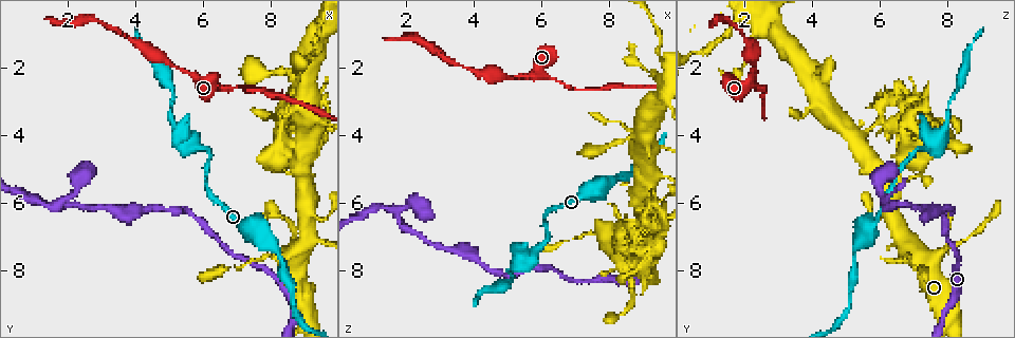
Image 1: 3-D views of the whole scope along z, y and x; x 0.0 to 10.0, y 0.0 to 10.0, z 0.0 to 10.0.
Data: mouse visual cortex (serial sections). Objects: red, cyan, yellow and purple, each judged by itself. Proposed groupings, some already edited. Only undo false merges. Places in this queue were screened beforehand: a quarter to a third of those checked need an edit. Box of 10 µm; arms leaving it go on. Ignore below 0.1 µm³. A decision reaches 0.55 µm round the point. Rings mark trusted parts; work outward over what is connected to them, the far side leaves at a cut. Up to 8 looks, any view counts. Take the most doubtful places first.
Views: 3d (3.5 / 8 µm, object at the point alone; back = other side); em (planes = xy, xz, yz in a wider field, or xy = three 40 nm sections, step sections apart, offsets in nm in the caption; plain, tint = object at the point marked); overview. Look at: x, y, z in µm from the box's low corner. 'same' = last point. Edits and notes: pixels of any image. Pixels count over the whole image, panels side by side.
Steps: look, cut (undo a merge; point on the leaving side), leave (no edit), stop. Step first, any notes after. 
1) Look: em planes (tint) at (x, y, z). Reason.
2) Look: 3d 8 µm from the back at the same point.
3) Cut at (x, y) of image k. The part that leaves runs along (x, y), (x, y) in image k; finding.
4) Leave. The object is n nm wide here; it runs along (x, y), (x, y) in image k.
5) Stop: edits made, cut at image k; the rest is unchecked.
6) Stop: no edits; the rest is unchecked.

Look: 3d 3.5 µm at (5.20, 2.10, 2.25). Narrows sharply.

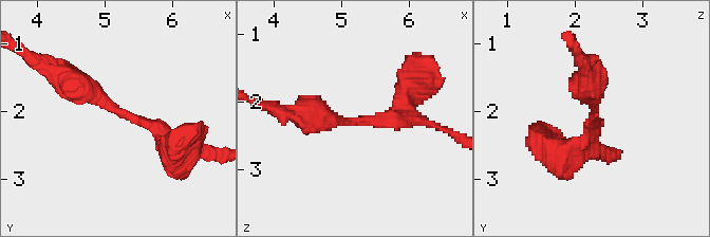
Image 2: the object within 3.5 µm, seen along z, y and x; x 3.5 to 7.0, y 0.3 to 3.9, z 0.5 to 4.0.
Look: em xy step 1 (tint) at (5.20, 2.05, 2.30). The arms are 200, 400 nm wide; shape alone is not enough.

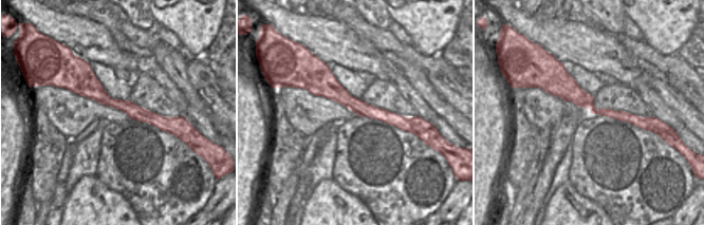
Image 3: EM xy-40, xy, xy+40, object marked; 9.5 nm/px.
Leave. It runs along (167, 146), (154, 124), (60, 78) in image 2; all the same cell.

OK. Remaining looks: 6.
Look: 3d 3.5 µm at (5.50, 4.05, 7.85). Calibre changes.

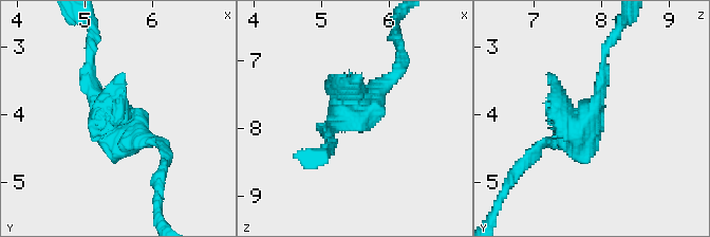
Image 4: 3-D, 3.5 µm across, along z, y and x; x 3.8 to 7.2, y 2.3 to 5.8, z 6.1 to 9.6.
Look: em xy step 1 (tint) at (5.50, 4.10, 7.75). Need the tissue.

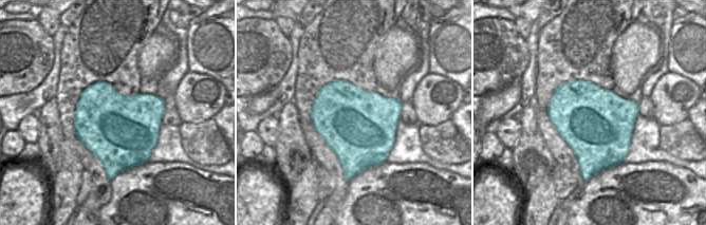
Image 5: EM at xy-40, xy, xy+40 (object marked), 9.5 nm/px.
Cut at (552, 78) of image 4. The part that leaves runs along (571, 115), (548, 73) in image 4; two cells meet here.

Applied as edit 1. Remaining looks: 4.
Look: 3d 3.5 µm at (9.30, 3.95, 5.55). Narrows sharply.

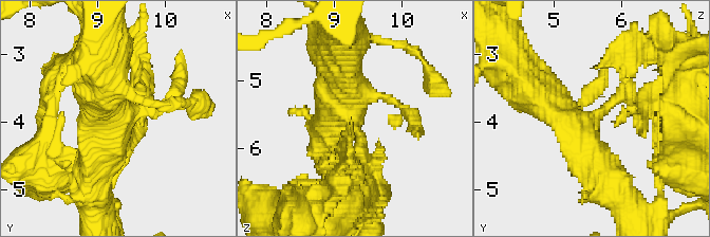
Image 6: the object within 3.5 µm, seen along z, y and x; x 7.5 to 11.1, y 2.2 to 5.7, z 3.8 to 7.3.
Look: em xy step 2 (tint) at (9.25, 3.95, 5.55).

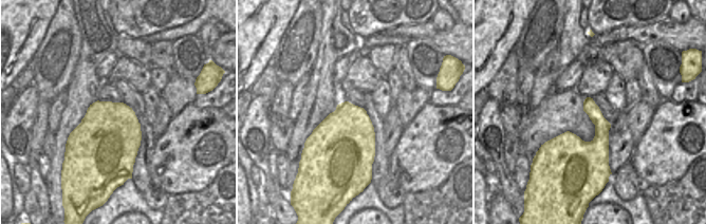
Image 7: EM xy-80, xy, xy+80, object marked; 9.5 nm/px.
Cut at (656, 145) of image 6. The part that leaves runs along (660, 181), (660, 158), (693, 161) in image 6; a second cell is stuck on.

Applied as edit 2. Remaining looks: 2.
Stop: edits made, cut at image 4, cut at image 6; the rest is unchecked.

